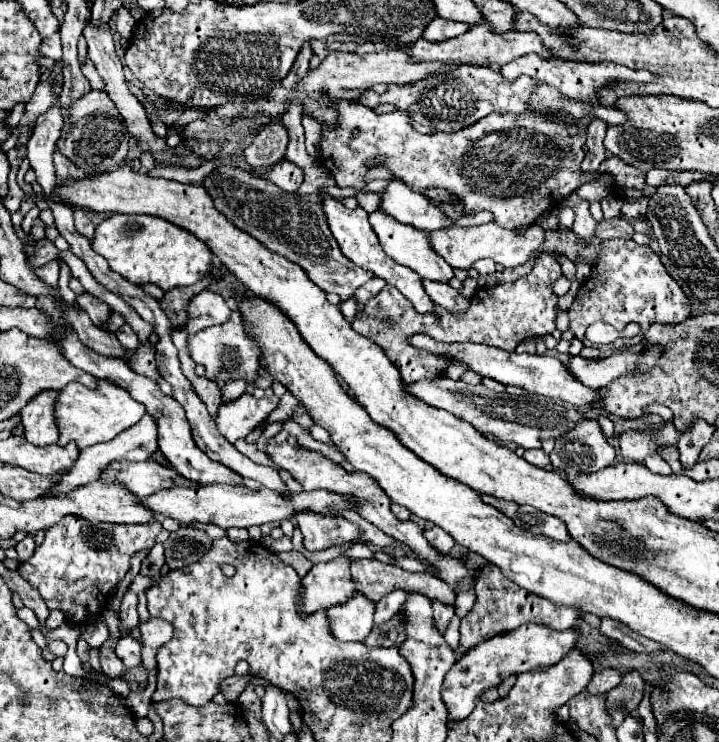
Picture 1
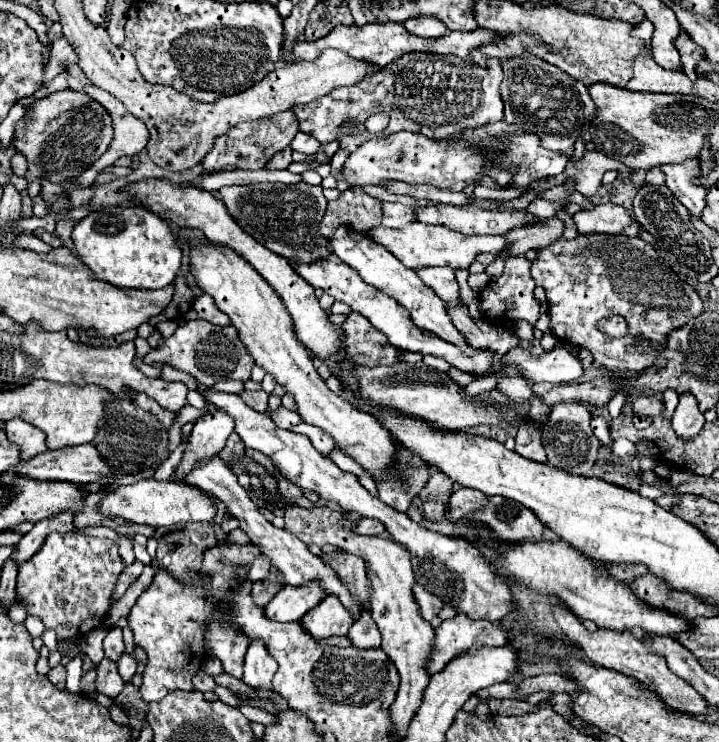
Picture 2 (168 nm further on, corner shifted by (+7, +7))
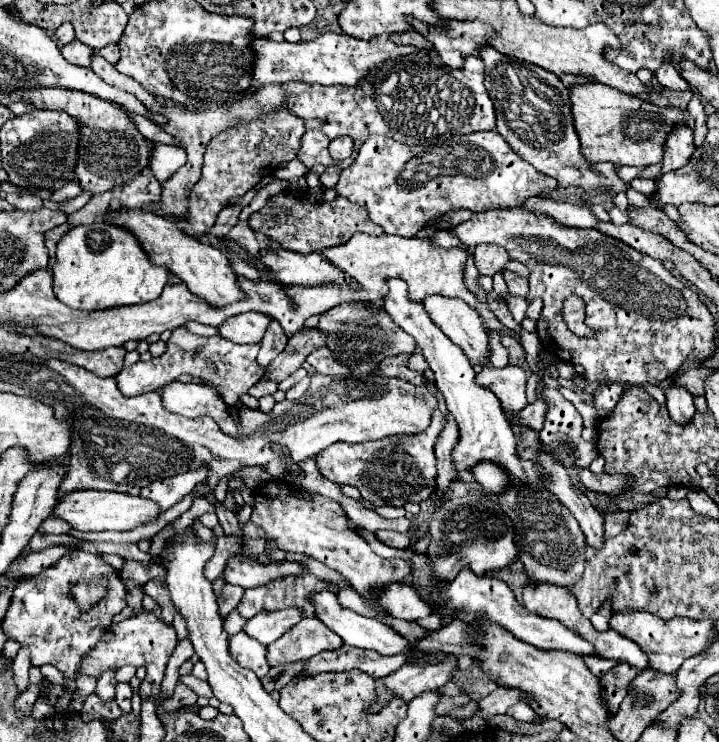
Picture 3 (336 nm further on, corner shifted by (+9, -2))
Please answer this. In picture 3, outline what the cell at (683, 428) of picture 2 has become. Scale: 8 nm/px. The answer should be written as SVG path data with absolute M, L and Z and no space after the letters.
M669 384L665 388L665 398L667 398L667 410L669 410L669 416L677 422L677 424L687 424L693 414L695 414L695 406L693 406L693 396L681 388L681 386L675 386L675 384Z

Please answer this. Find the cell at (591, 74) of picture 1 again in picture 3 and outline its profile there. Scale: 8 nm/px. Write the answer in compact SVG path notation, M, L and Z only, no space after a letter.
M409 20L409 24L433 44L433 50L449 68L463 66L465 56L477 54L477 48L487 44L485 37L495 34L493 27L482 20L445 20L445 24Z

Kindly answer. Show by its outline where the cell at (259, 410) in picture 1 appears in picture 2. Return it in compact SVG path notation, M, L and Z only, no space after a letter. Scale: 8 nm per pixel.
M221 409L203 415L193 425L191 443L185 451L185 457L177 465L173 477L183 481L183 475L191 471L195 463L201 463L207 455L217 455L225 447L225 441L233 433L233 429L235 429L235 419L231 419L231 415L227 415Z

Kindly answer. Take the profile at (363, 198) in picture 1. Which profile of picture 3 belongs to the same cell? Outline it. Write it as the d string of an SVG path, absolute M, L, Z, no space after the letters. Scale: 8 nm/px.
M437 230L433 242L441 248L467 248L461 240L457 240L457 236L453 236L449 230Z

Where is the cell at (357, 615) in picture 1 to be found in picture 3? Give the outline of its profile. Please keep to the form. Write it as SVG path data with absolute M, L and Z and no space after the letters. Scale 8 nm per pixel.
M303 618L279 640L267 646L267 662L269 666L277 666L309 660L319 652L337 650L341 648L341 644L343 640L335 632L325 628L319 618Z

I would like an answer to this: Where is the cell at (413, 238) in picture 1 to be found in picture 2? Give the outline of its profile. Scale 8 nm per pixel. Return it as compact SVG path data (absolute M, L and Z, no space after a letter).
M421 267L415 273L427 287L431 287L443 299L443 303L461 301L459 285L455 281L455 273L451 267Z

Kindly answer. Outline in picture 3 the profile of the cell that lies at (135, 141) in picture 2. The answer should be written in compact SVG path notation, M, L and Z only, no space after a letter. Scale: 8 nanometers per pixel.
M155 144L151 152L151 172L163 184L187 162L187 152L181 146Z

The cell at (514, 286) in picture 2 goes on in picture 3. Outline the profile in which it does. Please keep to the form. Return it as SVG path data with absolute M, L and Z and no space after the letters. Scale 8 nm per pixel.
M509 270L503 272L503 278L505 278L511 294L517 294L521 298L527 298L527 292L529 292L529 280L527 278L519 276L517 272L509 272Z

